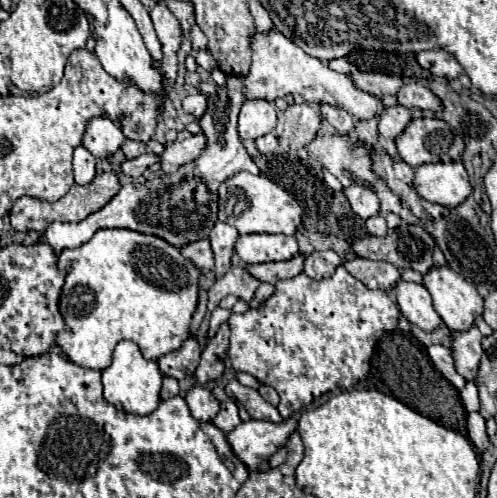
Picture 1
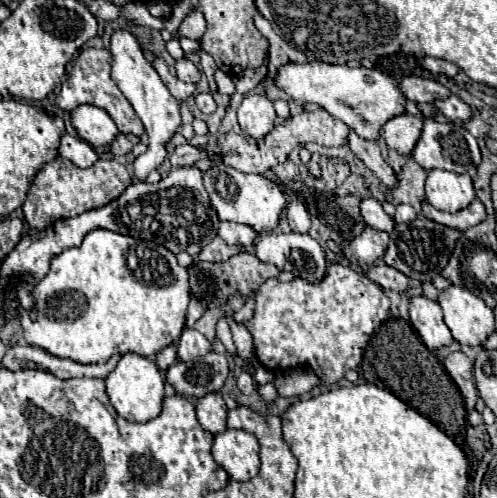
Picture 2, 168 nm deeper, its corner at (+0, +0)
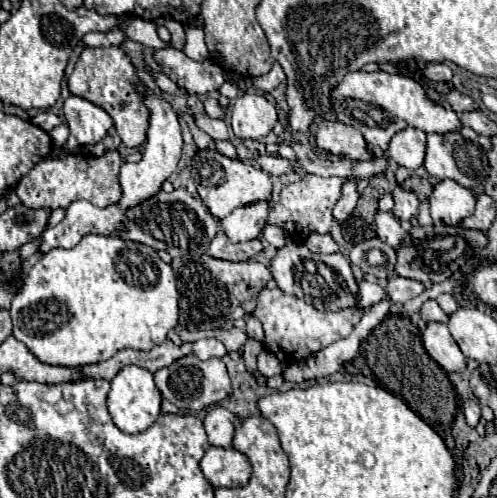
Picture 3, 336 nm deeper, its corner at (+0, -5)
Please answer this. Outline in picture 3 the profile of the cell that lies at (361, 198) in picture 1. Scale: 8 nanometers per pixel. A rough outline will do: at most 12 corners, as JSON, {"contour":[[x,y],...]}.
{"contour":[[376,213],[376,235],[394,249],[406,231],[392,213]]}

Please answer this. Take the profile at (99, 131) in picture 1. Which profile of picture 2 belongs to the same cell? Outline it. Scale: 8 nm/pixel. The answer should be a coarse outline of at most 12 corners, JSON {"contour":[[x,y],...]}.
{"contour":[[82,104],[70,116],[90,146],[108,146],[120,134],[108,112]]}

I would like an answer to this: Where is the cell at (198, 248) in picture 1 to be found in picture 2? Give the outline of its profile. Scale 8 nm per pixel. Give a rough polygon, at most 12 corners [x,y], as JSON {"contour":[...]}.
{"contour":[[220,236],[202,248],[200,260],[224,262],[242,246],[228,246]]}

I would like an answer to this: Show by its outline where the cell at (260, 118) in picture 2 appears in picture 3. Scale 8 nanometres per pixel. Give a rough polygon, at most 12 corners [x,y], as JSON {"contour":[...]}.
{"contour":[[242,95],[232,111],[238,139],[272,131],[276,107],[264,95]]}

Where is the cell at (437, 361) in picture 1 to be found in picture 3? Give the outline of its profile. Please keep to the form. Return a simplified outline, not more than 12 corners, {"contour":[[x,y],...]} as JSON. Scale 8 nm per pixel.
{"contour":[[474,399],[464,401],[466,423],[476,427],[480,405]]}

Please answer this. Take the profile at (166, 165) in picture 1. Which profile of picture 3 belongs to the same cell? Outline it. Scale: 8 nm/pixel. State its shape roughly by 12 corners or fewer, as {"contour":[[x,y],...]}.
{"contour":[[340,121],[314,125],[318,149],[368,159],[364,137]]}

